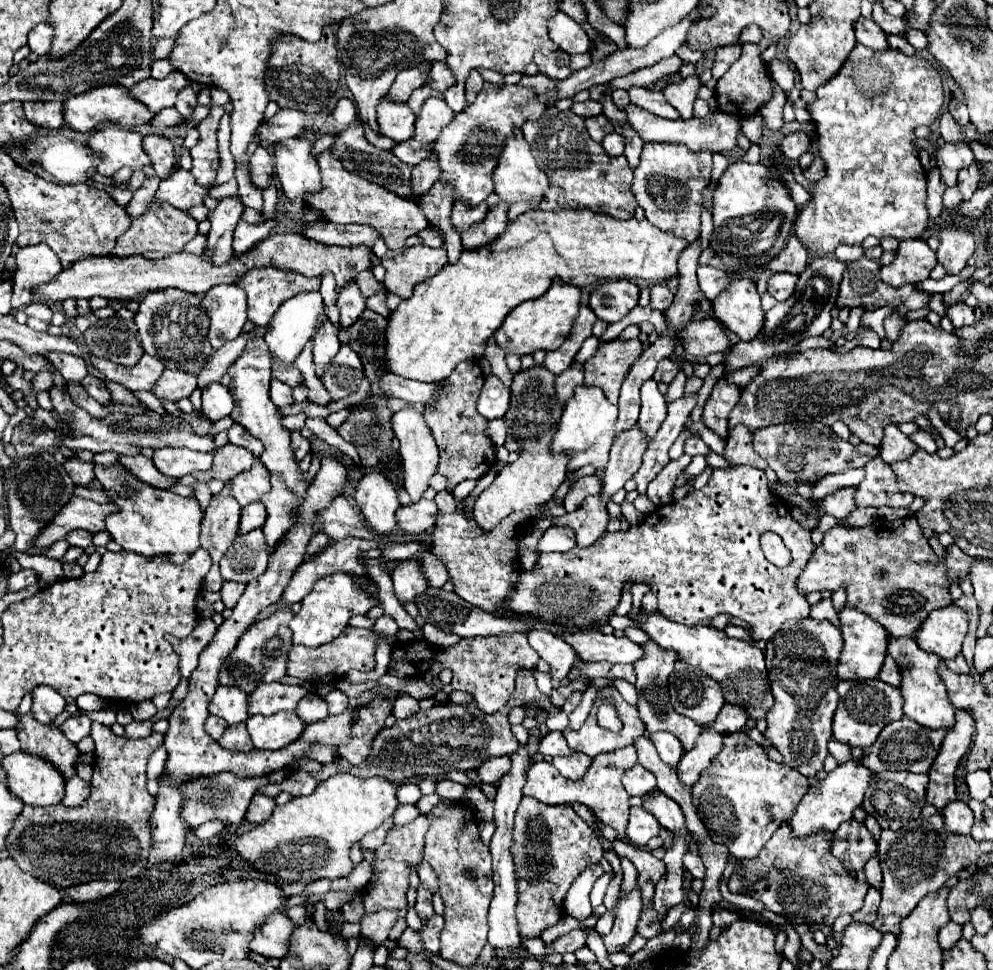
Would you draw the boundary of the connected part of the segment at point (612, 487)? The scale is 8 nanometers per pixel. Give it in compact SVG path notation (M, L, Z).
M634 426L632 430L620 434L610 450L610 460L604 468L604 478L602 478L602 500L610 500L612 494L616 494L626 480L630 480L634 476L634 472L638 470L642 456L646 452L648 444L644 440L644 436L640 434L638 426Z

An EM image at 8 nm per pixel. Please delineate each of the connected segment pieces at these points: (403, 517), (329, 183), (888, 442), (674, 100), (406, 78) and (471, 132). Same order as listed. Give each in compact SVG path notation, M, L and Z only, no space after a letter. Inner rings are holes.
M418 500L416 504L408 504L396 510L396 522L402 532L408 532L410 536L422 536L436 524L438 508L434 500Z
M328 150L318 156L318 166L322 174L322 190L318 194L308 196L306 200L310 206L322 210L328 222L372 226L376 228L376 232L380 232L380 236L384 236L386 246L390 250L404 250L408 236L418 234L430 226L430 222L418 210L418 204L414 200L400 198L394 192L344 170L342 164Z
M888 424L888 428L884 428L884 438L882 438L882 460L892 464L896 460L906 460L908 456L912 456L912 452L918 448L916 442L912 442L906 434L900 432L898 424Z
M692 74L688 78L684 78L680 84L666 84L662 88L666 100L682 114L684 120L694 116L694 102L698 98L698 90L700 90L700 76Z
M422 62L420 66L414 66L414 68L408 68L408 70L402 70L398 76L396 76L396 82L392 84L390 92L388 92L388 98L392 102L406 102L408 96L420 88L426 80L426 74L428 74L428 68L430 68L430 62Z
M484 82L476 102L466 106L464 112L458 112L430 148L430 152L436 156L440 178L448 178L454 188L454 200L468 200L472 206L484 202L494 192L492 174L496 170L500 152L504 150L504 140L508 140L508 136L512 136L512 132L522 128L528 120L542 118L548 106L550 104L540 104L534 88L520 84L496 86Z

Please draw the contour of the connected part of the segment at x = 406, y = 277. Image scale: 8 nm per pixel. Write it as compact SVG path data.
M412 246L400 252L394 258L382 260L386 276L382 280L386 292L392 292L400 298L412 296L412 288L428 278L432 278L448 262L444 248L430 246Z

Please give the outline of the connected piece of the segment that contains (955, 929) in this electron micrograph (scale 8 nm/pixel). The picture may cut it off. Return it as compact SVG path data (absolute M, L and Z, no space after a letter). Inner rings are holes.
M948 922L938 932L938 944L940 944L942 950L952 948L952 944L956 944L960 938L962 938L962 926L960 924L954 924L954 922Z

